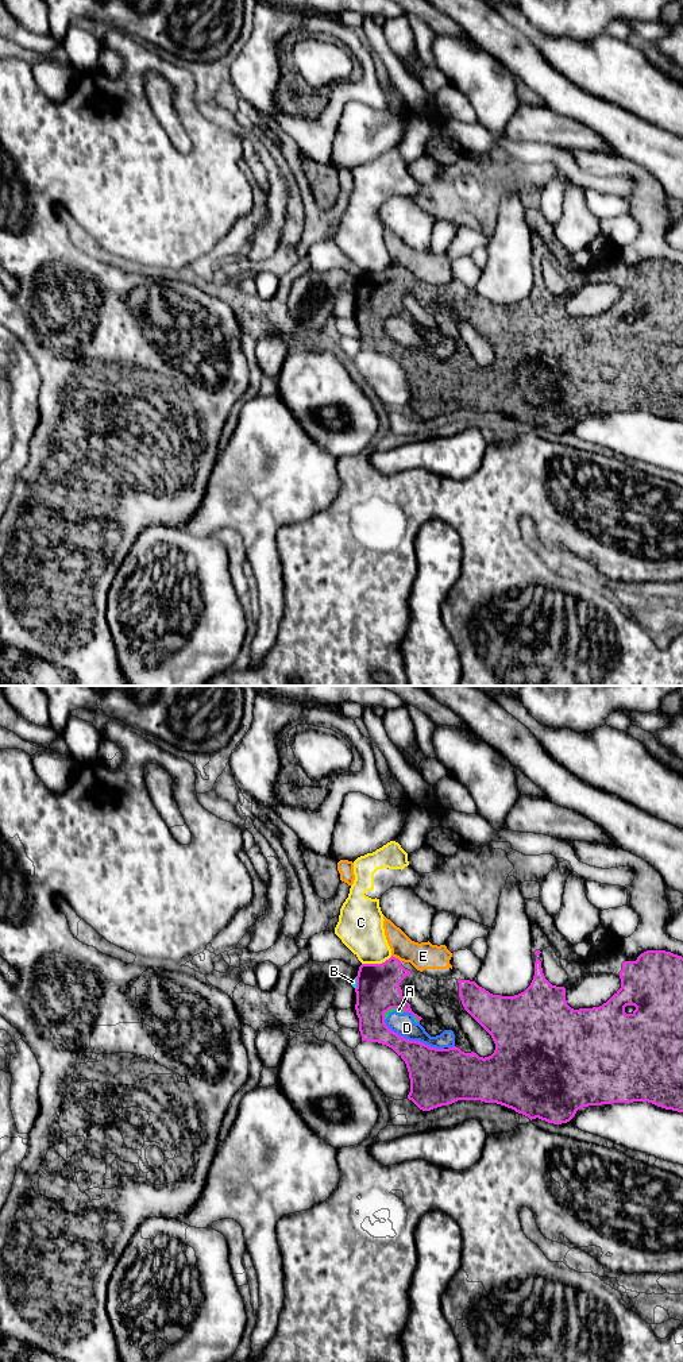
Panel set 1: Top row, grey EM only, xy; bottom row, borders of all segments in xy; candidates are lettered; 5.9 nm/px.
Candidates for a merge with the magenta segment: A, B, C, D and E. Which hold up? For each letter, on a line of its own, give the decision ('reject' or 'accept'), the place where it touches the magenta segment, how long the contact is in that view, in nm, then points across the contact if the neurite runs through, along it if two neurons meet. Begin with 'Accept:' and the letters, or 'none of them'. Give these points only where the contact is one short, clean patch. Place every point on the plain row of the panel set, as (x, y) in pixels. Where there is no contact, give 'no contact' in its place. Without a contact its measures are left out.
Accept: none of them
A: reject; contact xy (393, 316); length 140 nm; border xy (405, 320), (390, 317), (384, 327)
B: reject; contact xy (357, 292); length 70 nm; border xy (357, 286), (355, 297)
C: reject; contact xy (377, 273); length 190 nm; border xy (392, 265), (381, 271), (362, 273)
D: reject; contact xy (412, 350); length 400 nm
E: reject; contact xy (394, 266); length 70 nm; border xy (392, 263), (400, 270)

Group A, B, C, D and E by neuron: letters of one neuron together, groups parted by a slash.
A B D E / C

